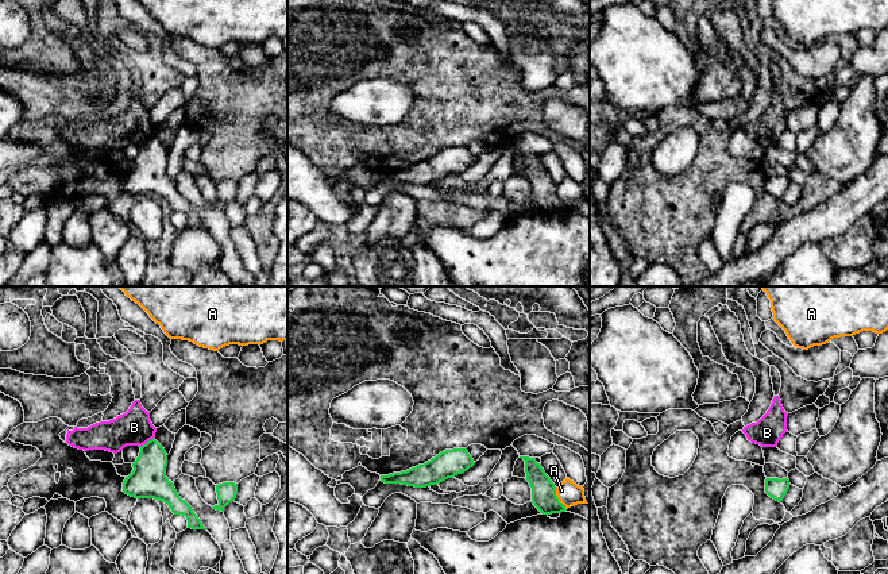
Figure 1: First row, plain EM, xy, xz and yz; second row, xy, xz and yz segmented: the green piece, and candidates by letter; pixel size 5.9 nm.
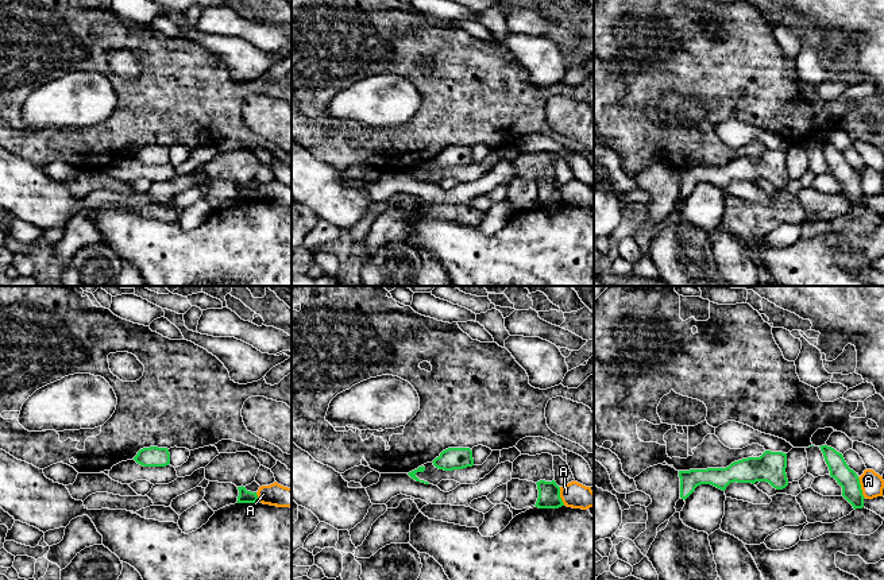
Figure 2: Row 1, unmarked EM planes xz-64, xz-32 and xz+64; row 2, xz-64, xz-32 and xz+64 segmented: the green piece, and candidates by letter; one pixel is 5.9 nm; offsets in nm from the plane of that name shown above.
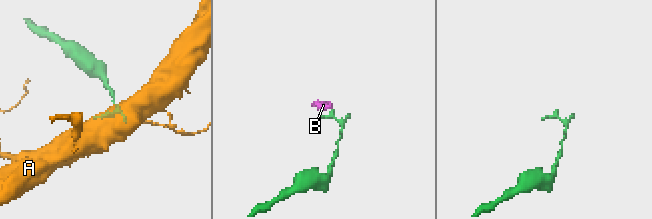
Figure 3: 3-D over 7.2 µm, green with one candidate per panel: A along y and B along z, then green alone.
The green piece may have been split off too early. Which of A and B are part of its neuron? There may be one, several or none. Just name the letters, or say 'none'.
none

